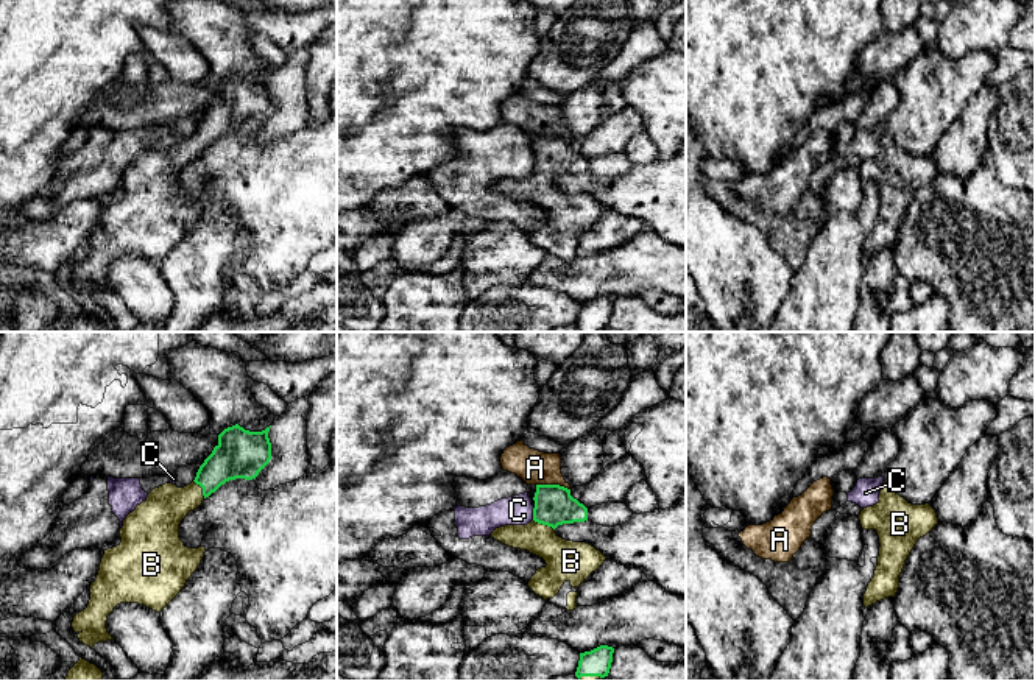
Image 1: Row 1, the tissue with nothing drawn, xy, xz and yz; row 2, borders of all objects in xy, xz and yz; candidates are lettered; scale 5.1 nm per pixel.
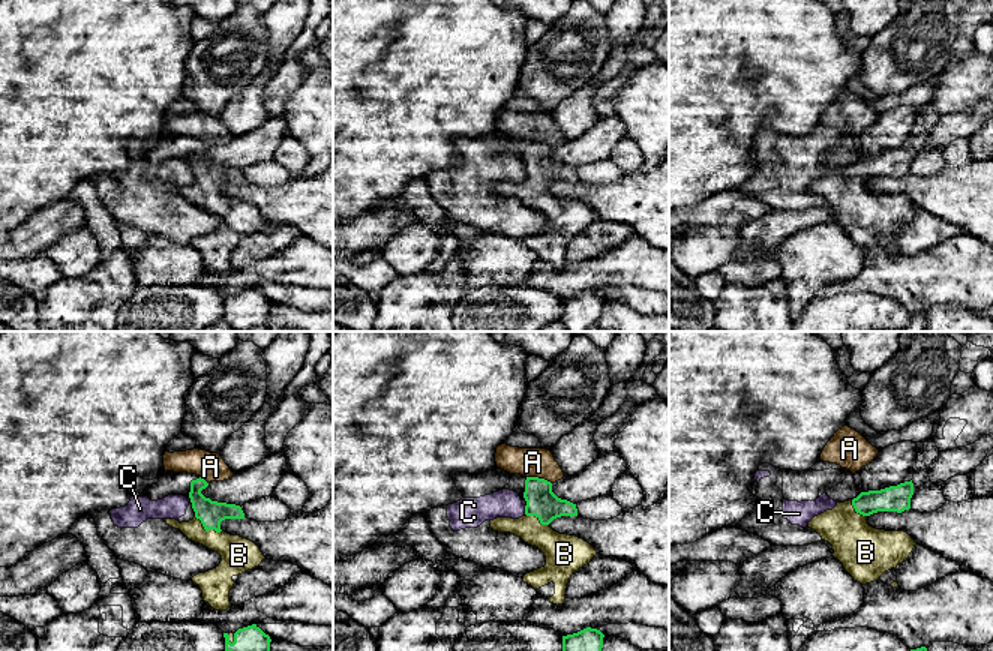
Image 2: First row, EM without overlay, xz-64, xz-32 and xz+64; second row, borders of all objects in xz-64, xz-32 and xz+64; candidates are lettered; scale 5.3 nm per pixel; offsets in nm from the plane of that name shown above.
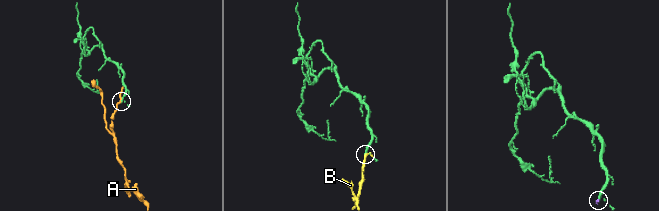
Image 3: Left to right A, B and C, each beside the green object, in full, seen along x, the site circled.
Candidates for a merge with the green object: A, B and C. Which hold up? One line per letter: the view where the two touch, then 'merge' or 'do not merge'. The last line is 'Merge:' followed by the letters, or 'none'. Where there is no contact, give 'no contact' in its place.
A: meets green in xz; do not merge
B: meets green in xz; merge
C: meets green in xz; do not merge
Merge: B

